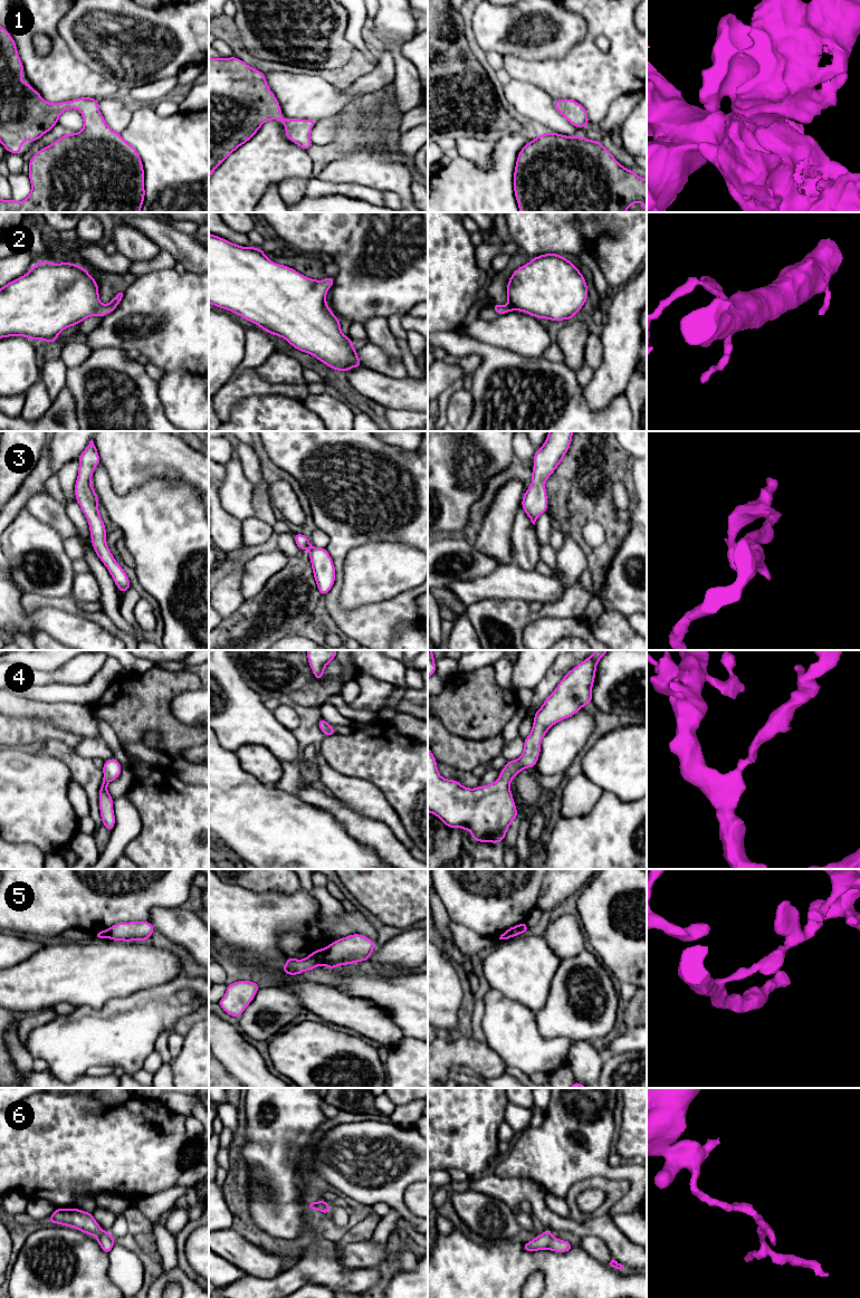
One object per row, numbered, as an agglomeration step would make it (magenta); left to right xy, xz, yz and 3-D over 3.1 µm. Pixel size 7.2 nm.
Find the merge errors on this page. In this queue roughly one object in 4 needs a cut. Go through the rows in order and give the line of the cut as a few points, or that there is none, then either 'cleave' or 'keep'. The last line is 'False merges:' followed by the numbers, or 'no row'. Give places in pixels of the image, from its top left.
1: no cut; keep
2: no cut; keep
3: no cut; keep
4: no cut; keep
5: cut in xz along (328, 946), (324, 964); cleave
6: no cut; keep
False merges: 5

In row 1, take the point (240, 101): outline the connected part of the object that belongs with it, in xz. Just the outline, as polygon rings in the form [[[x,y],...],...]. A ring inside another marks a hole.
[[[209,57],[209,178],[233,151],[248,142],[269,120],[280,121],[285,125],[286,137],[303,150],[308,150],[313,144],[310,131],[317,121],[283,118],[280,114],[280,105],[262,71],[237,57]]]

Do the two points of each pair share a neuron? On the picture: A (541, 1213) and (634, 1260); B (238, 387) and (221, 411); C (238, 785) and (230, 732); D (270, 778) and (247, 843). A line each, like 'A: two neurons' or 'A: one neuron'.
A: one neuron
B: one neuron
C: two neurons
D: two neurons

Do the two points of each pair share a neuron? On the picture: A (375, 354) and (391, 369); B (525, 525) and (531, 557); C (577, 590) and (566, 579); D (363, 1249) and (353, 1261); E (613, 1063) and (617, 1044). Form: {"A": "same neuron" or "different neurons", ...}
{"A": "same neuron", "B": "same neuron", "C": "different neurons", "D": "same neuron", "E": "different neurons"}

